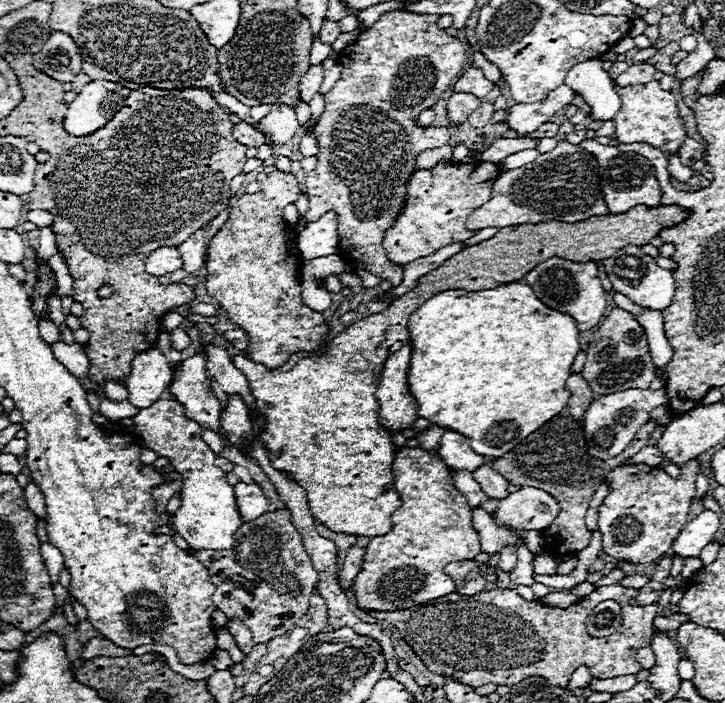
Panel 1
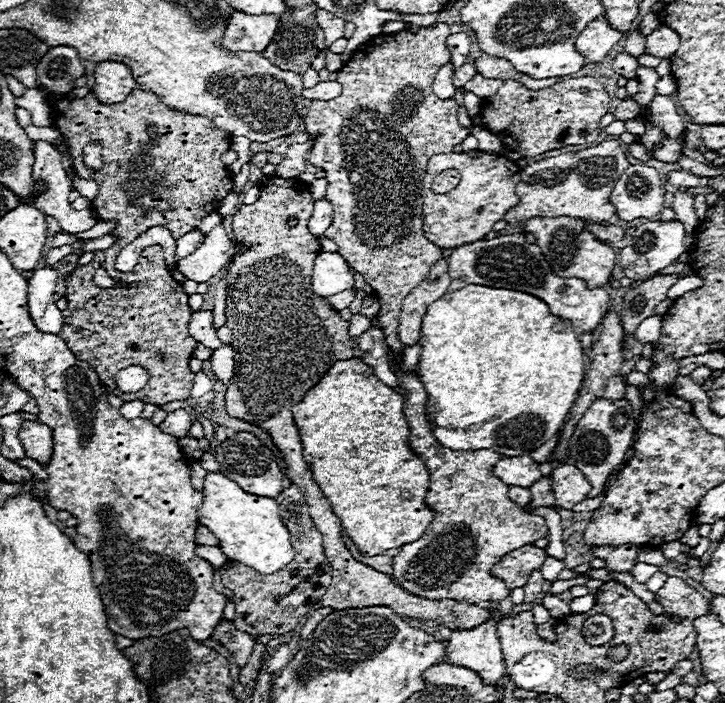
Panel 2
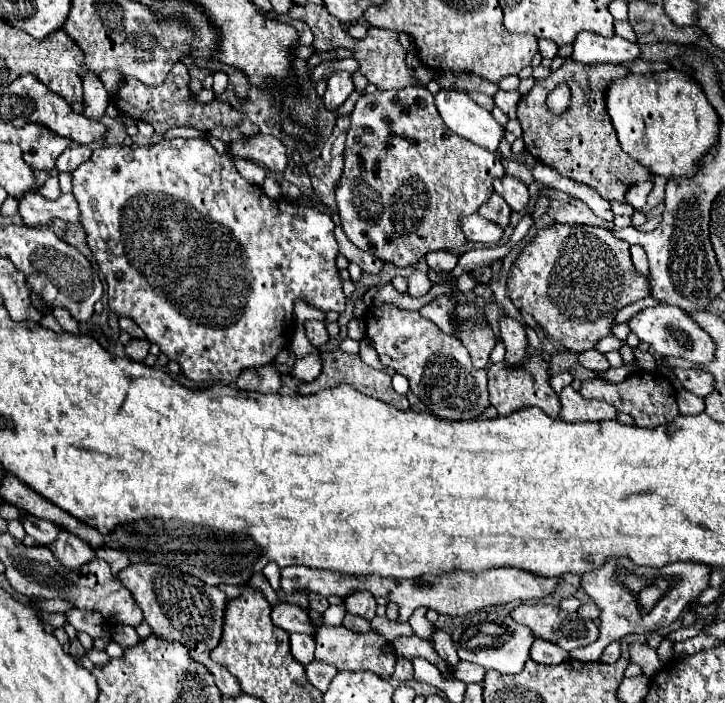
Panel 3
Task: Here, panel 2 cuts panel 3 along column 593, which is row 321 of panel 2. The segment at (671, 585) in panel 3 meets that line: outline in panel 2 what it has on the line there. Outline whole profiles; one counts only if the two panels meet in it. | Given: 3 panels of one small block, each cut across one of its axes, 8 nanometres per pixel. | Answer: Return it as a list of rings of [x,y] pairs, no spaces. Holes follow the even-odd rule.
[[[524,234],[498,236],[494,240],[478,240],[472,244],[464,244],[462,248],[454,248],[448,258],[448,276],[452,284],[448,292],[460,290],[468,284],[492,284],[492,288],[520,288],[520,292],[532,292],[540,296],[556,316],[568,316],[576,334],[592,332],[602,316],[610,310],[608,294],[604,288],[588,290],[584,280],[580,278],[558,278],[552,274],[550,264],[544,260],[538,244],[528,244]],[[650,316],[640,328],[636,330],[636,338],[642,344],[652,344],[656,346],[660,340],[660,328],[662,328],[662,316]]]

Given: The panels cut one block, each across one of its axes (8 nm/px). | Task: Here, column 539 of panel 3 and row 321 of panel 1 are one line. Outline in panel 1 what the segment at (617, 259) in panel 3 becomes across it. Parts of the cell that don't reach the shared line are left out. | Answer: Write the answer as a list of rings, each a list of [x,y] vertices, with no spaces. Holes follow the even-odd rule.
[[[274,170],[260,184],[260,190],[256,194],[242,194],[238,198],[238,202],[230,208],[230,218],[212,236],[206,250],[208,294],[222,304],[222,308],[228,312],[230,322],[238,324],[242,330],[248,332],[250,344],[246,352],[250,354],[250,360],[264,364],[268,368],[282,366],[296,352],[318,350],[320,340],[328,334],[328,324],[324,322],[324,316],[320,312],[312,312],[300,300],[300,282],[298,282],[300,258],[296,250],[296,234],[282,218],[284,206],[290,202],[296,202],[300,194],[302,190],[294,174],[284,174],[280,170]]]

